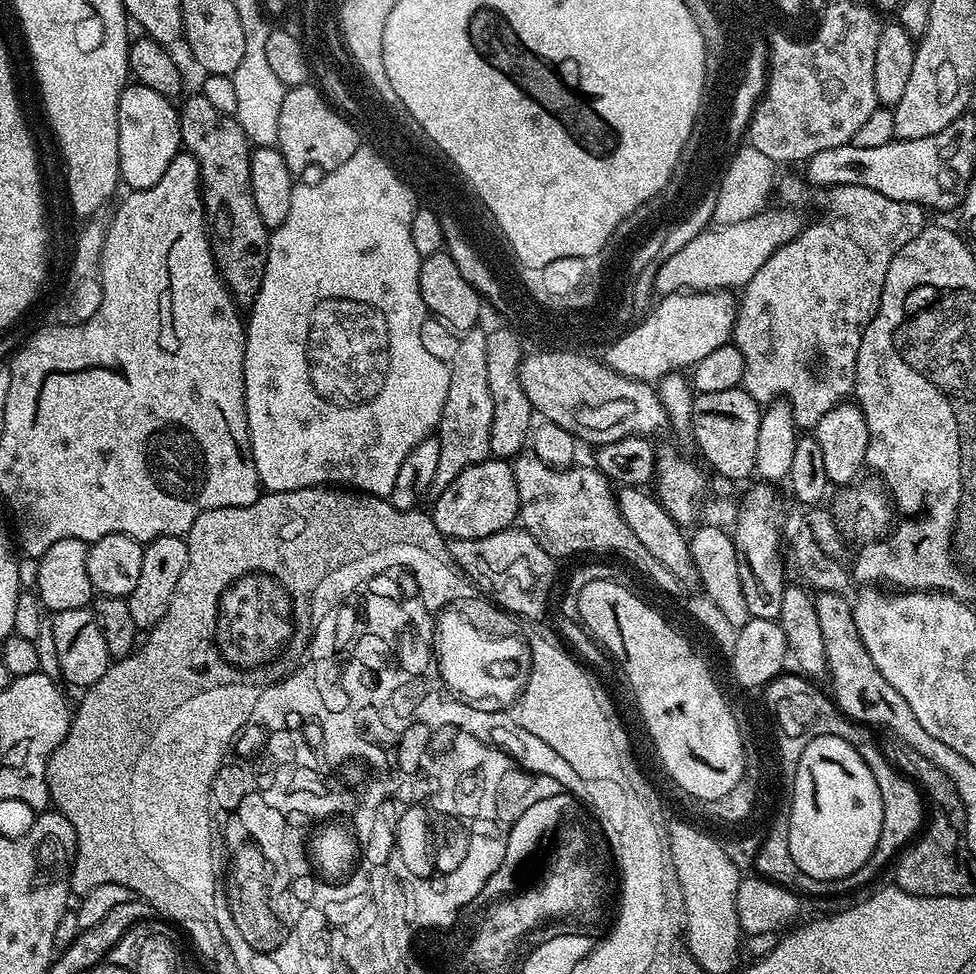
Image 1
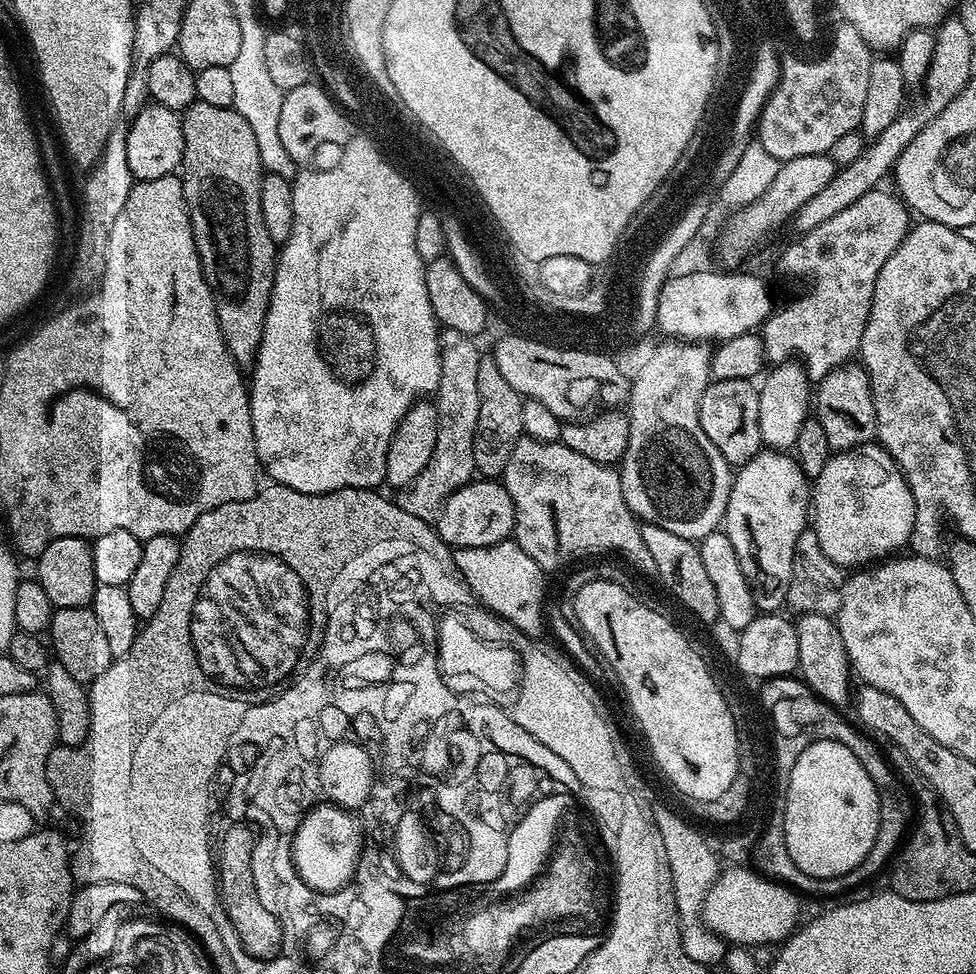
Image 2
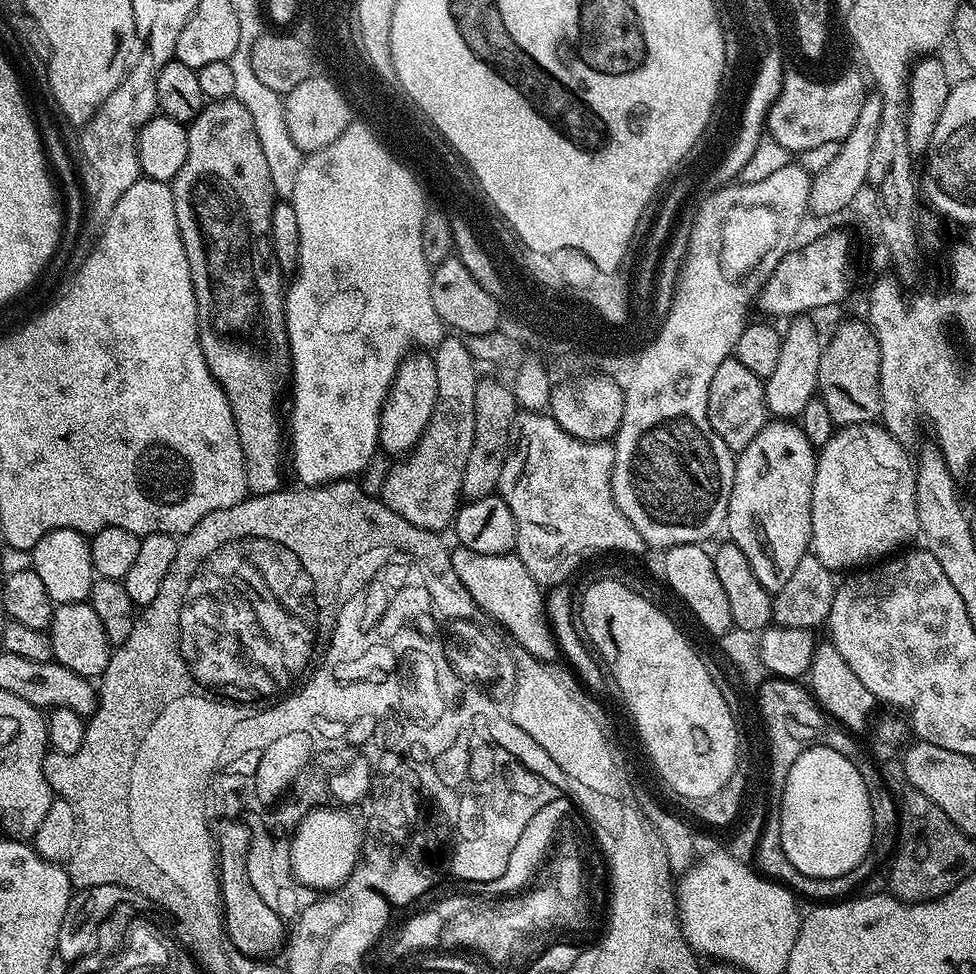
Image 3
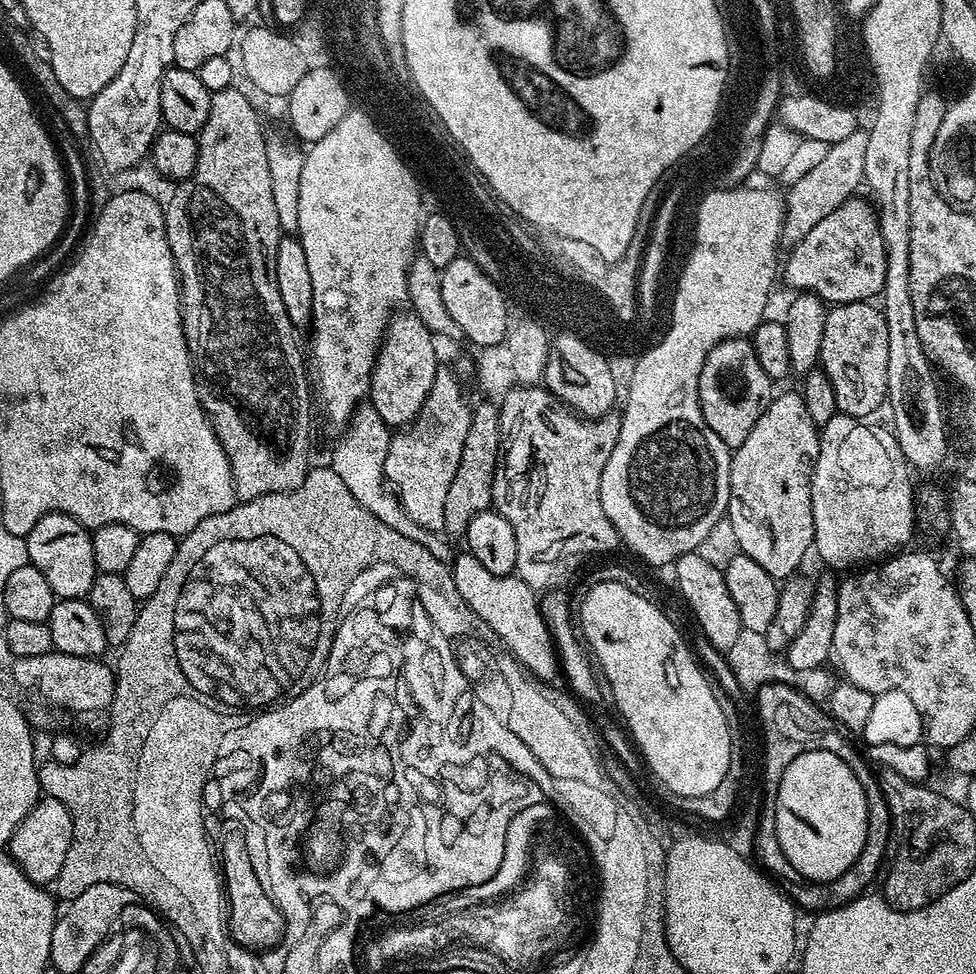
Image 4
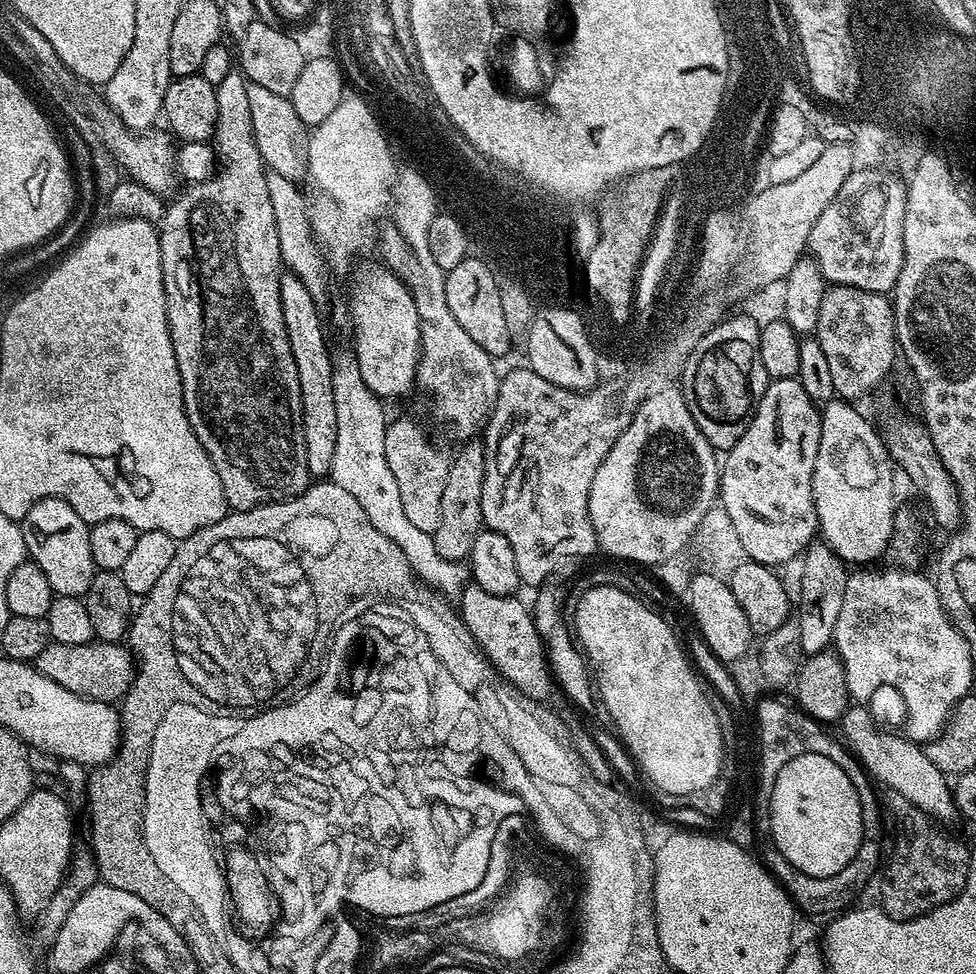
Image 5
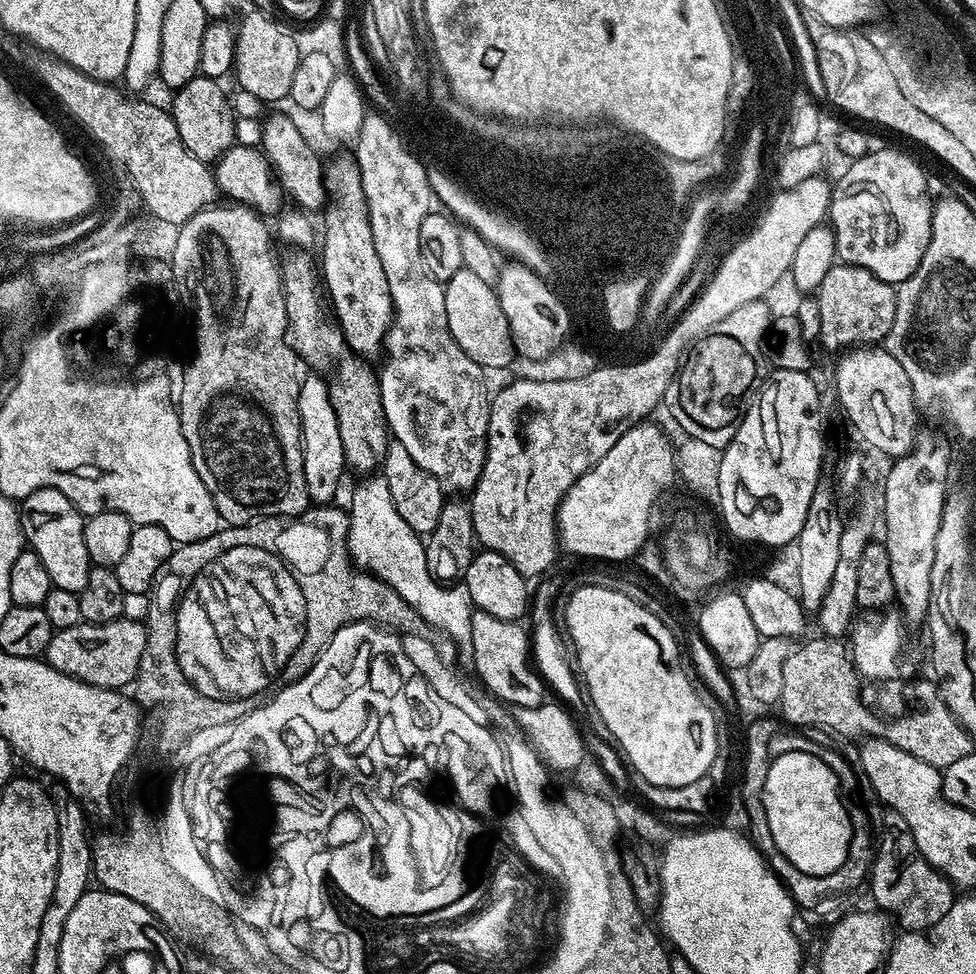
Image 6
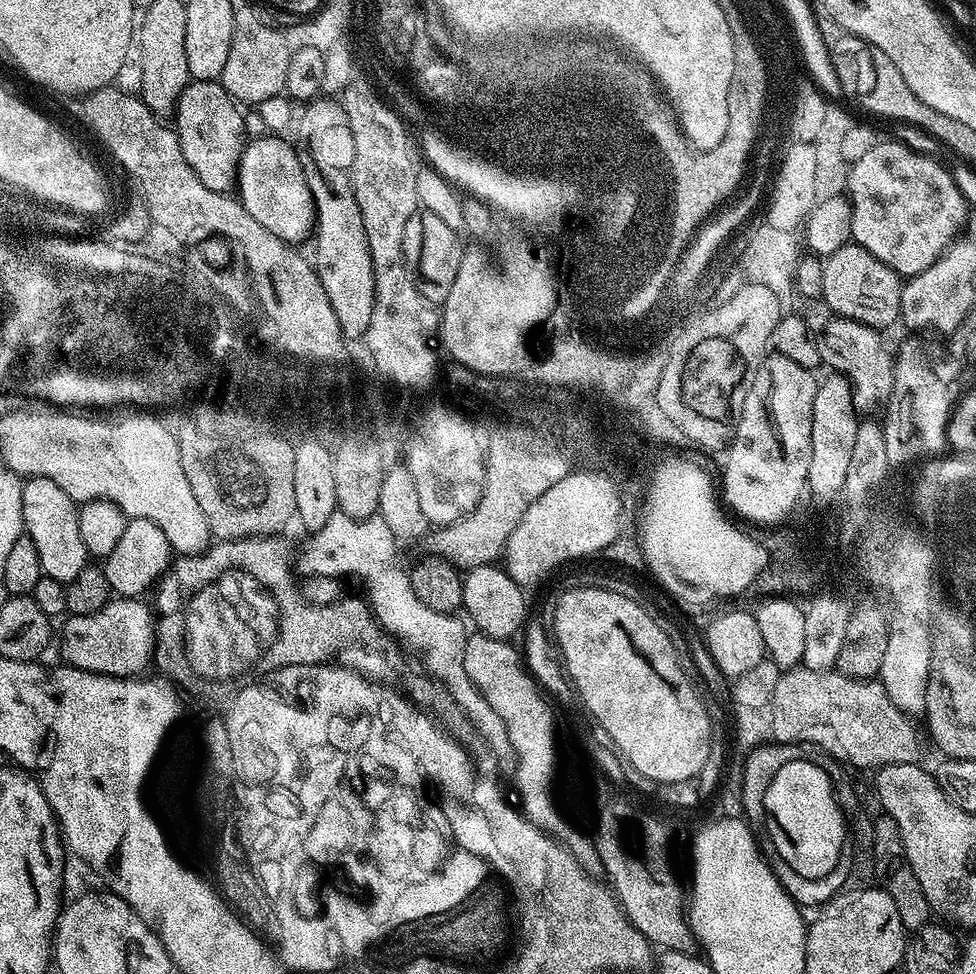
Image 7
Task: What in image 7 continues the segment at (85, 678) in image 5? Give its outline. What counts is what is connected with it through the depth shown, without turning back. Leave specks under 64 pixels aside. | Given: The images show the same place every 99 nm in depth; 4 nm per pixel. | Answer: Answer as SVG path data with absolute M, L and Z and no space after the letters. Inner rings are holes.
M113 598L108 604L94 614L85 616L69 615L63 621L64 629L59 629L58 644L60 640L60 652L64 655L65 665L81 668L84 672L96 672L99 676L119 676L132 678L143 670L147 664L151 665L154 660L154 637L156 625L154 612L151 607L144 605L145 601L140 598Z

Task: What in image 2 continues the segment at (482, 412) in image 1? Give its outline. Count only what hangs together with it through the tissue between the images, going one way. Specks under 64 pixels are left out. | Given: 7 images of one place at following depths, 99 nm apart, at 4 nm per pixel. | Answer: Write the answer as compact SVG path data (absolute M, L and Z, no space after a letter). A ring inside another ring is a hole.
M456 336L440 349L442 362L442 378L438 382L434 396L438 410L438 446L434 446L434 458L430 458L430 466L414 478L412 485L399 493L398 503L406 514L414 514L414 518L422 518L435 522L442 514L442 508L462 485L474 479L476 463L474 462L474 434L478 426L478 366L482 355L476 349L477 341L465 336Z

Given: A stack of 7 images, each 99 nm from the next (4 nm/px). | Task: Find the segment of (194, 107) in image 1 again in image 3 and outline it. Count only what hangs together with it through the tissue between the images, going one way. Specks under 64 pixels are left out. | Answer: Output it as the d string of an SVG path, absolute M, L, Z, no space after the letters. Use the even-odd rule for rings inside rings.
M235 98L205 103L198 118L194 118L187 129L186 162L182 162L182 170L178 170L170 183L174 194L174 214L182 234L186 262L190 262L190 278L200 307L200 345L206 366L210 366L210 374L214 374L222 386L234 414L246 462L248 491L251 495L261 496L281 491L284 472L286 476L286 428L282 423L282 412L276 409L276 399L280 396L280 383L283 380L285 383L290 372L284 317L286 280L283 280L280 261L272 249L270 234L274 203L270 169L266 167L266 157L262 155L254 121L246 106Z

